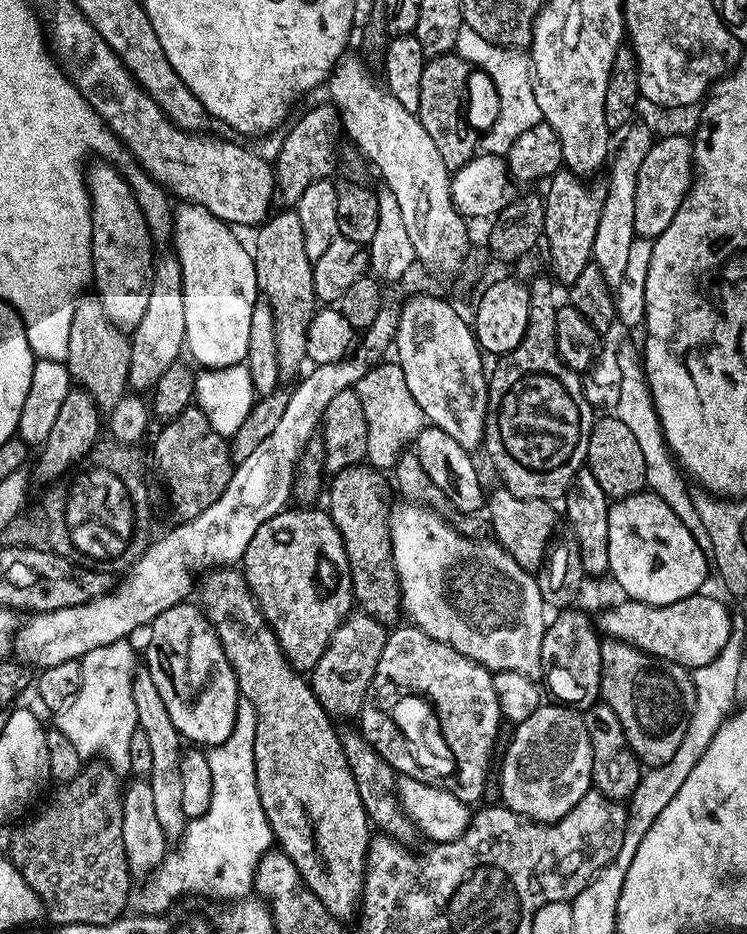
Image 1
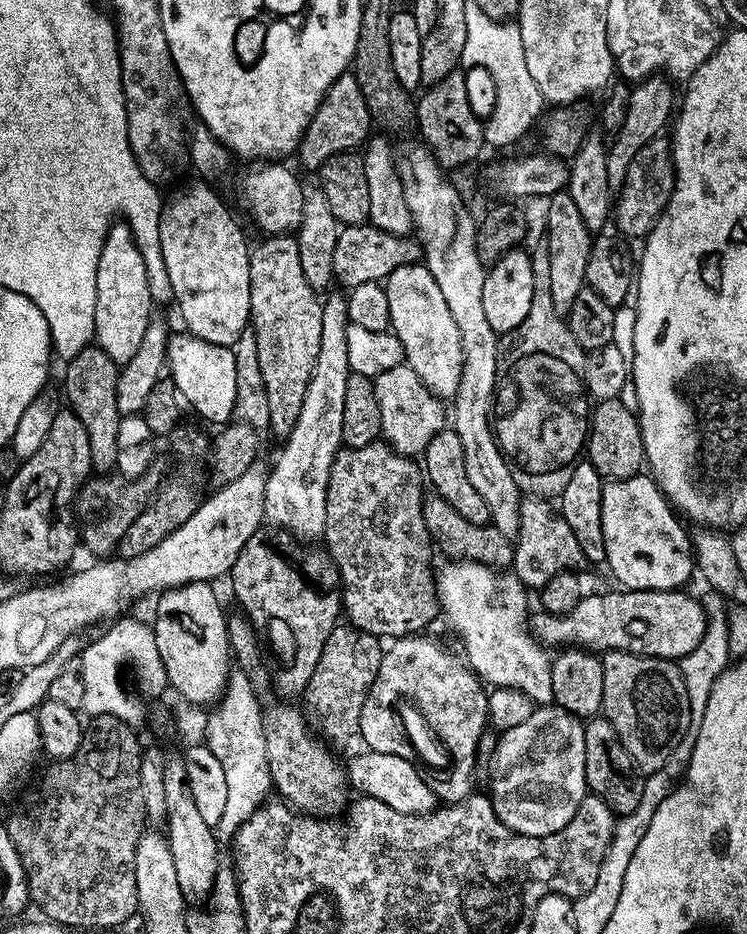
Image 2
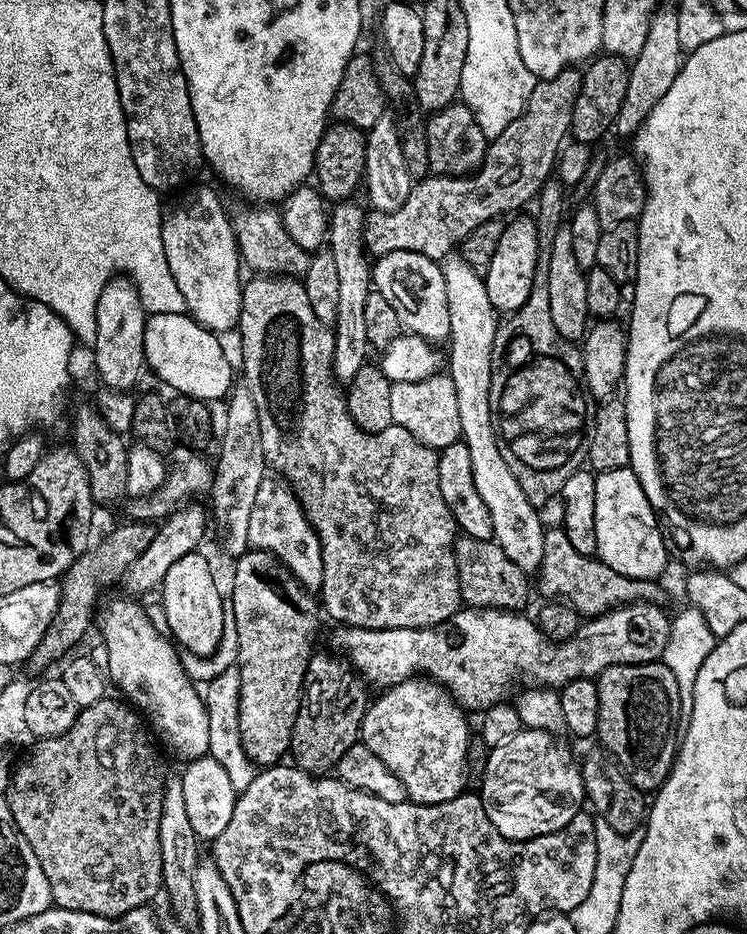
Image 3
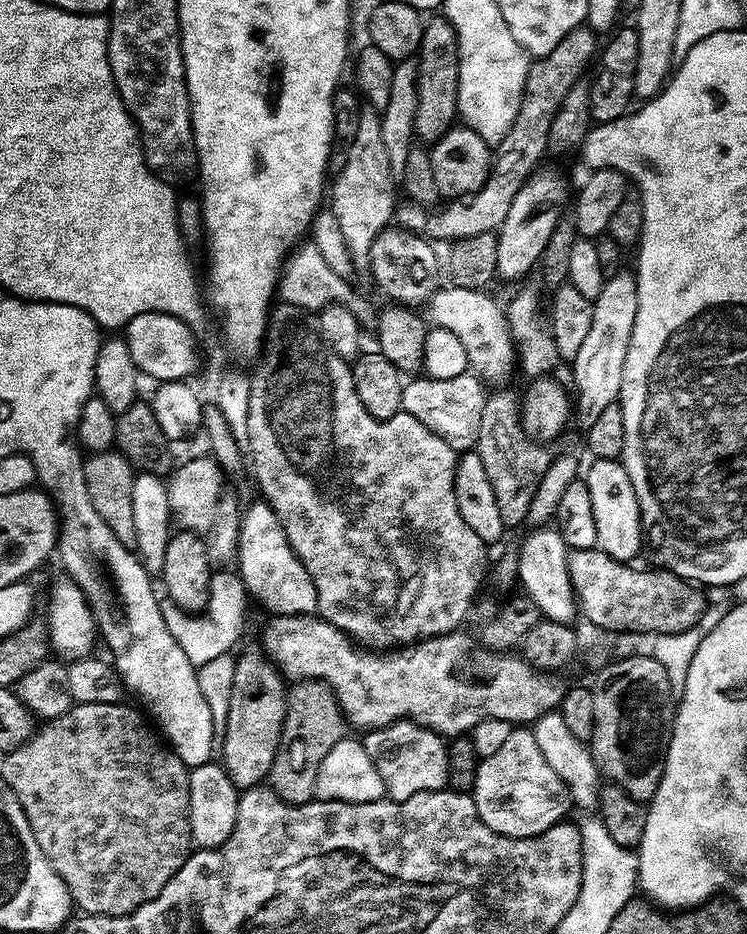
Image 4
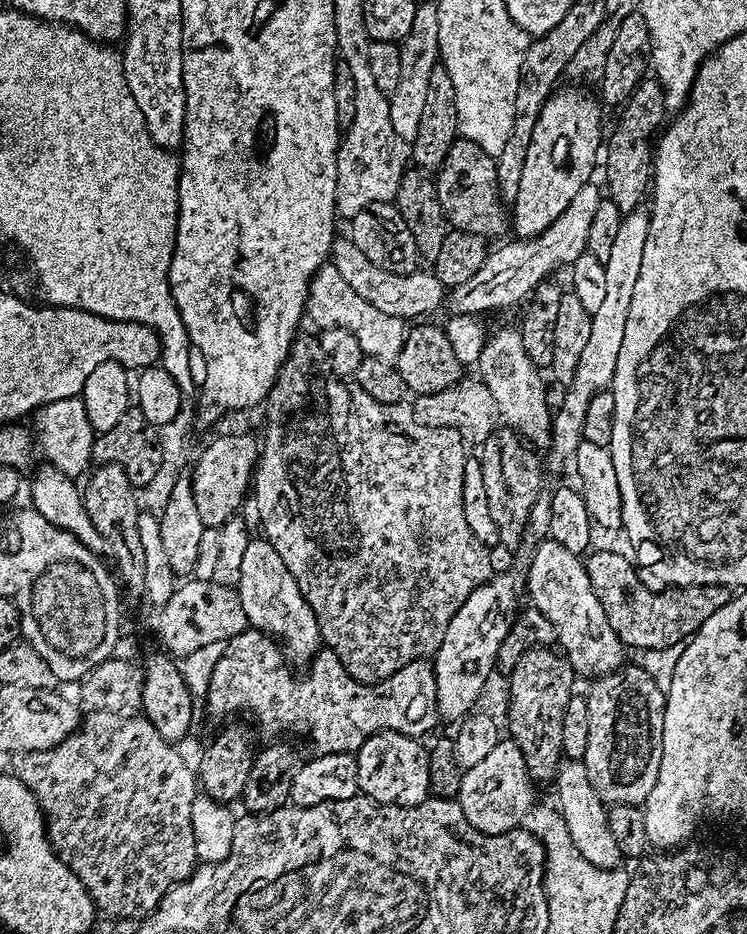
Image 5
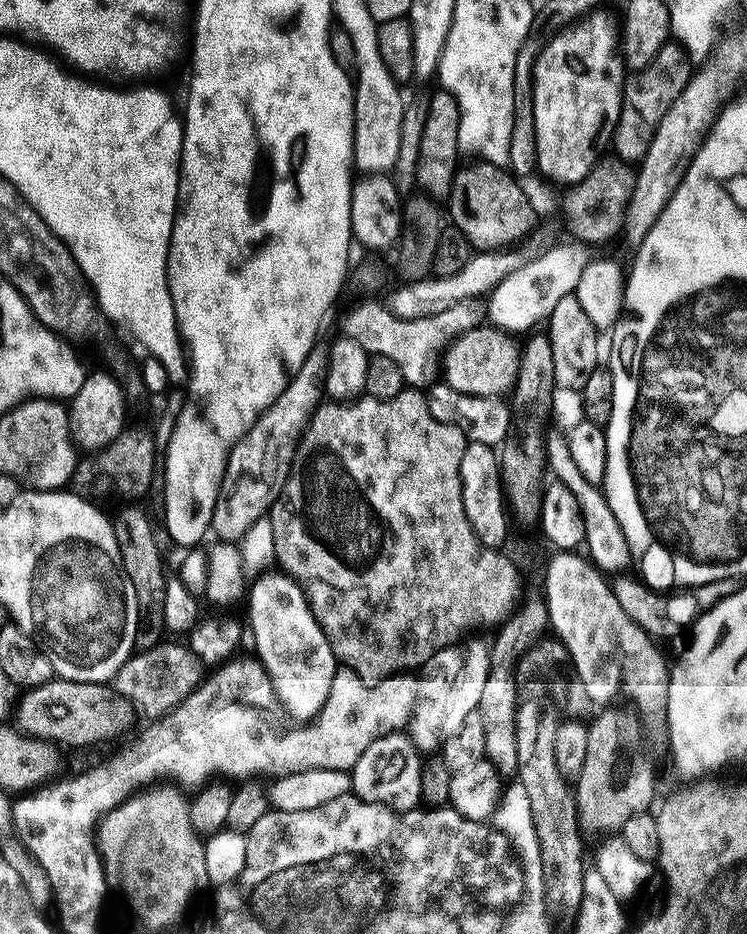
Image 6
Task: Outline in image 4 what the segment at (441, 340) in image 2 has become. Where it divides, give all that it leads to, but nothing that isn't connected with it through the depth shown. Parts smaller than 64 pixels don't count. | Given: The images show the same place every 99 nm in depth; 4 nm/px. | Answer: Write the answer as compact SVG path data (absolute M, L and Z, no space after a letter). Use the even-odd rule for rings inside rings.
M399 226L383 228L374 238L368 255L367 271L372 272L372 280L390 296L397 305L423 305L433 292L437 291L436 284L436 252L425 237L407 232Z

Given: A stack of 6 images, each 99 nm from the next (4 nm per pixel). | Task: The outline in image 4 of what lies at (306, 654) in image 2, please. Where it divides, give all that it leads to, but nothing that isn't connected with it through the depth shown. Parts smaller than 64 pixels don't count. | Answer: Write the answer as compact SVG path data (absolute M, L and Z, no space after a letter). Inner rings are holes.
M259 647L256 648L248 648L241 656L235 657L230 710L222 735L222 765L238 790L255 788L267 781L270 766L274 766L274 754L278 754L278 742L282 742L282 728L288 709L285 677L267 655Z

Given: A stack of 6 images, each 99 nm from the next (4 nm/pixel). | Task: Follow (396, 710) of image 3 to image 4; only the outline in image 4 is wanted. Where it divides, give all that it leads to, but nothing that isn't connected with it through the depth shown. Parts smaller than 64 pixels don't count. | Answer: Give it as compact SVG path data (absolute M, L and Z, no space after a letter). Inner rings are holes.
M407 719L371 729L362 741L382 776L387 799L403 802L423 792L443 792L449 787L447 743L438 733Z

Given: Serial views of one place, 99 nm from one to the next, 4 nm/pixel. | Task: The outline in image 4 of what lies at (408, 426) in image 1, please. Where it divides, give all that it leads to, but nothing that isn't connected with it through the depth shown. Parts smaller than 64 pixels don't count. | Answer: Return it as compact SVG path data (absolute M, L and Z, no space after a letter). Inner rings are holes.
M467 370L454 378L421 379L409 379L405 383L402 394L403 411L418 418L422 426L442 437L451 448L475 449L476 440L479 438L482 408L486 399L486 388L480 377Z

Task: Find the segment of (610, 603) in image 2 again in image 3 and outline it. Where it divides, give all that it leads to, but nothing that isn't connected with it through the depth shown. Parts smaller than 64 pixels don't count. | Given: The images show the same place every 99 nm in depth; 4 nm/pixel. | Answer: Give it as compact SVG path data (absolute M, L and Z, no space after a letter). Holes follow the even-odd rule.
M629 602L609 608L600 615L585 619L573 636L567 640L549 639L539 628L537 621L519 611L503 611L498 608L477 610L465 607L453 614L446 622L435 628L350 628L333 627L332 644L337 653L346 657L347 663L369 685L377 684L380 690L387 690L393 684L411 680L417 674L437 683L453 700L465 710L483 710L491 704L505 699L504 691L512 684L515 676L521 676L536 686L547 686L557 690L575 680L591 680L599 677L615 664L651 664L664 655L668 635L672 629L669 613L660 609L656 602Z

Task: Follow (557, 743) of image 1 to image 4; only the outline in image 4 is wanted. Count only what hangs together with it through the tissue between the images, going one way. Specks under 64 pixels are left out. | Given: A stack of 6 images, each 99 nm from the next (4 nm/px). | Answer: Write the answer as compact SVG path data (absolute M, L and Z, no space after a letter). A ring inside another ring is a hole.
M513 727L510 738L495 752L483 757L476 768L476 785L470 795L476 801L478 814L490 830L500 836L513 836L521 840L527 836L540 836L555 824L561 823L573 807L572 795L566 782L550 770L550 762L538 750L538 742L531 730Z

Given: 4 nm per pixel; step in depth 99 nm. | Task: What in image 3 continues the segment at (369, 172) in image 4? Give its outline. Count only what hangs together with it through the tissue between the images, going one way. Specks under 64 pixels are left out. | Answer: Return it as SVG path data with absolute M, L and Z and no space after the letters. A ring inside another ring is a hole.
M340 202L333 208L336 209L330 212L326 241L334 258L334 266L338 266L338 306L334 325L336 341L332 370L337 381L347 382L354 378L354 374L358 374L358 370L369 359L370 345L366 338L366 321L362 310L366 310L372 270L364 247L365 209L360 209L356 202Z

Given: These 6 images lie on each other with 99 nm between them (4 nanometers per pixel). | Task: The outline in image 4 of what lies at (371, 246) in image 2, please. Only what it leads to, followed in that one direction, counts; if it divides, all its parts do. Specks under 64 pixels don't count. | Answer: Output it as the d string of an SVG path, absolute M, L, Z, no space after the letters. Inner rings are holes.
M575 28L566 34L566 38L562 38L562 42L558 42L558 46L554 46L554 50L550 50L550 54L529 63L518 118L514 118L514 126L510 126L506 138L495 145L490 174L473 196L449 199L445 208L437 207L435 210L429 210L422 204L401 203L394 213L395 223L407 232L415 232L432 242L453 242L483 232L495 233L510 211L510 202L514 202L518 190L522 190L525 182L541 167L540 159L544 151L547 153L550 148L548 135L554 114L558 114L566 94L570 94L572 87L585 75L588 63L591 60L593 63L598 52L596 40L597 33L591 28Z

